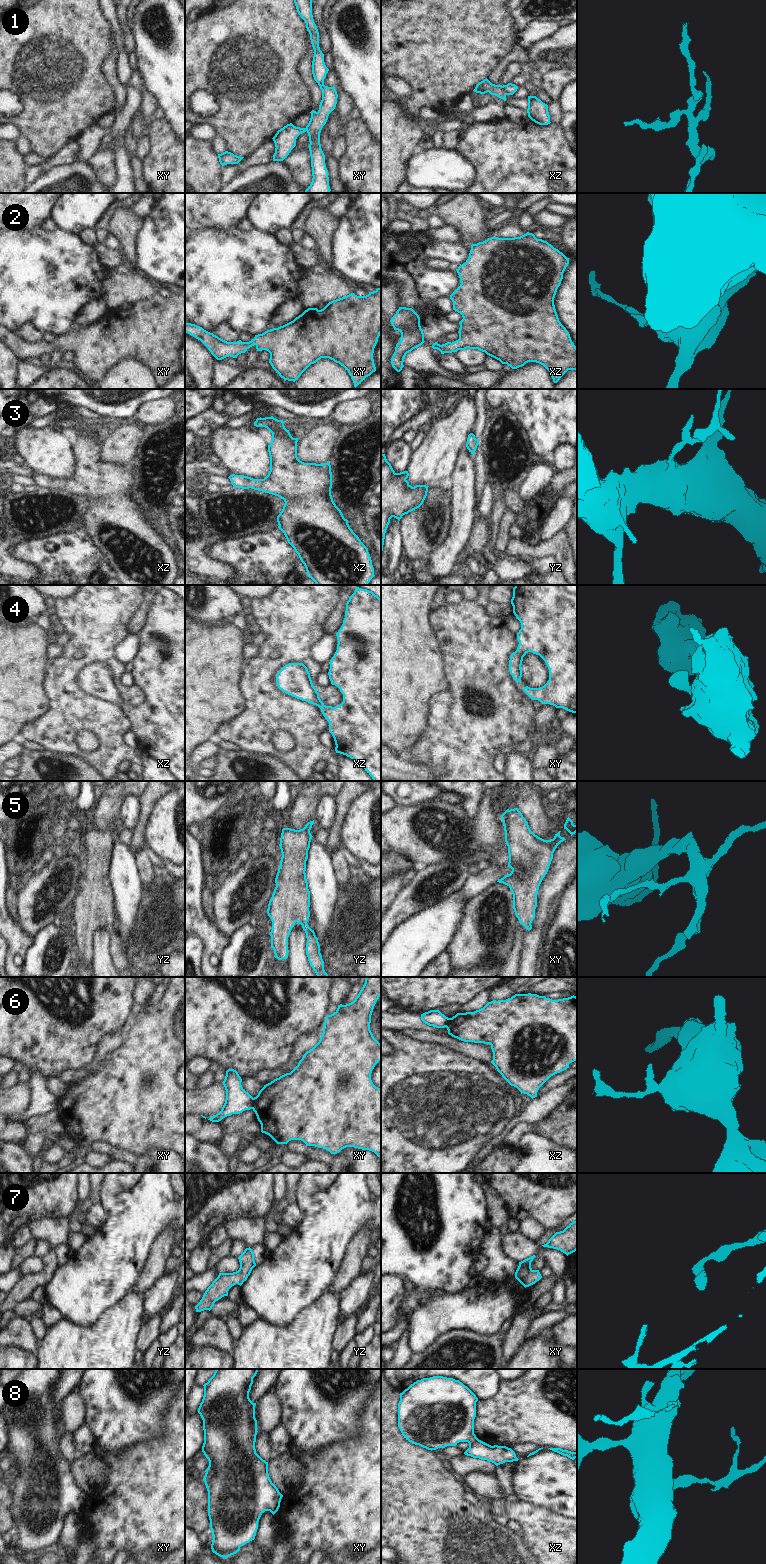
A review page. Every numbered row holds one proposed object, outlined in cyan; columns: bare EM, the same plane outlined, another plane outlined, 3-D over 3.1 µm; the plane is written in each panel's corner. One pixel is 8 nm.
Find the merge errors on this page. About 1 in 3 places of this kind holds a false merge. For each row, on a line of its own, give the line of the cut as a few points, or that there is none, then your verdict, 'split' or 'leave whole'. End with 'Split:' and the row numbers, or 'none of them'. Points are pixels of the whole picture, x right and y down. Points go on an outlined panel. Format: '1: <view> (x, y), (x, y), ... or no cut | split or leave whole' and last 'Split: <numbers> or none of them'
1: xz (501, 86), (507, 94) | split
2: no cut | leave whole
3: no cut | leave whole
4: no cut | leave whole
5: no cut | leave whole
6: xy (253, 1098), (253, 1106), (251, 1108) | split
7: no cut | leave whole
8: no cut | leave whole
Split: 1, 6

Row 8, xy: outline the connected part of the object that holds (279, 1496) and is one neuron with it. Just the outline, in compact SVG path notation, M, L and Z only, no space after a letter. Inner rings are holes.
M216 1369L205 1383L204 1396L198 1413L203 1420L204 1443L202 1452L209 1461L203 1478L208 1491L208 1516L212 1531L212 1552L227 1558L240 1551L240 1547L255 1539L258 1522L265 1511L273 1515L278 1511L283 1495L272 1483L268 1474L268 1462L263 1460L255 1449L257 1420L255 1406L249 1398L253 1378L259 1369Z

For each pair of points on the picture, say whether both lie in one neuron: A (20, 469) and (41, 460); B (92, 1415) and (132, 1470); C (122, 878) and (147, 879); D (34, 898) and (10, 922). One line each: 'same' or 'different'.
A: different
B: different
C: different
D: different

